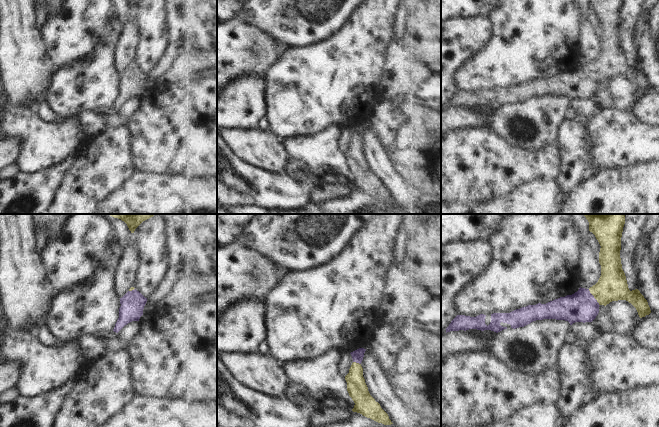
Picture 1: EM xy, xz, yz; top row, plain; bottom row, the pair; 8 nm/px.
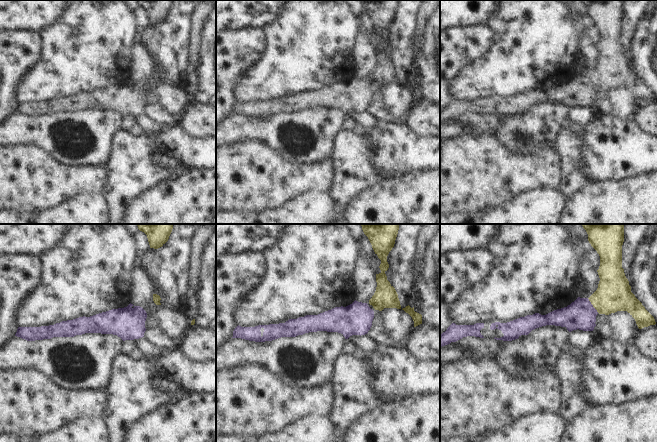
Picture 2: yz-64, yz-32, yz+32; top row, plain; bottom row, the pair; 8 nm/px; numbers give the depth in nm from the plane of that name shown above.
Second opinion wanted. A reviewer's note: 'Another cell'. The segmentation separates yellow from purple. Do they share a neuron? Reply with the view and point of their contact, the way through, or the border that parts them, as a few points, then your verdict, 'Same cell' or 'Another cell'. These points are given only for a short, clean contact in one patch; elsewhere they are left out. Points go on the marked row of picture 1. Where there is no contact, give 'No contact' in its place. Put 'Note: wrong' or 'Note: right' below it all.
Touches yellow at yz (594, 297). Path across: yz (612, 285), (594, 297), (581, 306). Same cell
Note: wrong

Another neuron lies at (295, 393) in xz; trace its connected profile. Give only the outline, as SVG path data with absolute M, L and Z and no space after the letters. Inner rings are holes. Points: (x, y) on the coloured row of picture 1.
M288 379L284 398L298 406L305 406L314 397L306 390L304 386Z

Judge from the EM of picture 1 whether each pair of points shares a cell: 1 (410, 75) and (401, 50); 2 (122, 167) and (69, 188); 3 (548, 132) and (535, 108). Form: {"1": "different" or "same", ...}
{"1": "same", "2": "same", "3": "same"}

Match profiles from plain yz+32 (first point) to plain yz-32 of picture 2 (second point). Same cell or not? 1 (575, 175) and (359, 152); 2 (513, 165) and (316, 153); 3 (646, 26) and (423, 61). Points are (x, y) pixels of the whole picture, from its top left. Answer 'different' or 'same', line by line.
1: same
2: different
3: same

